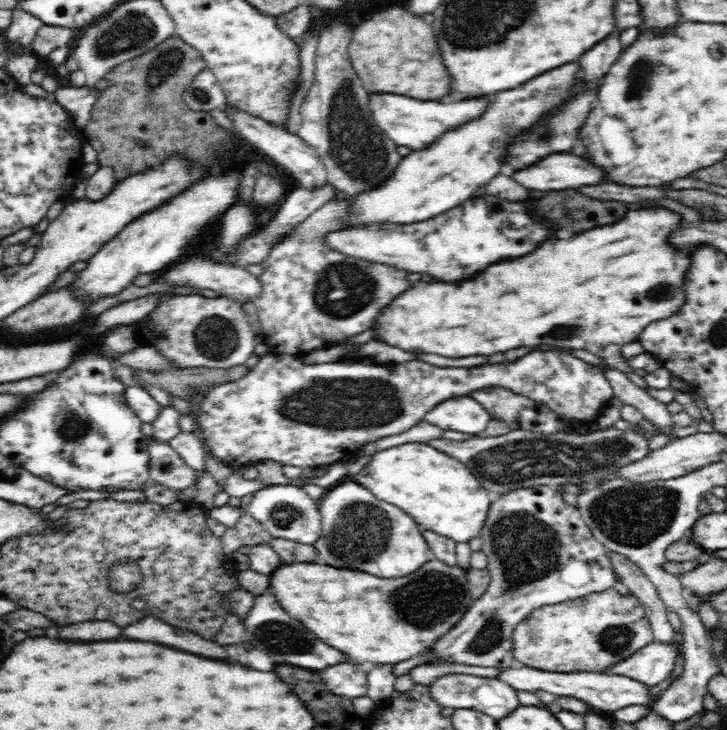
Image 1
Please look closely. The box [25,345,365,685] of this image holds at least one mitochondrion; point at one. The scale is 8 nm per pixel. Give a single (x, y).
(276, 635)

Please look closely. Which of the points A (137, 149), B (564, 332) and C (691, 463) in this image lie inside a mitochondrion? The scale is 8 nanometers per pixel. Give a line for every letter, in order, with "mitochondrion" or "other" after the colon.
A: other
B: mitochondrion
C: other

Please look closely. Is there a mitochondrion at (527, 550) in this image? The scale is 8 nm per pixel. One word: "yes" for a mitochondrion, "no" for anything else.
yes

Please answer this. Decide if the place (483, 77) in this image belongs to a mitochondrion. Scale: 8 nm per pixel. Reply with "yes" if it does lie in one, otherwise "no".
no

